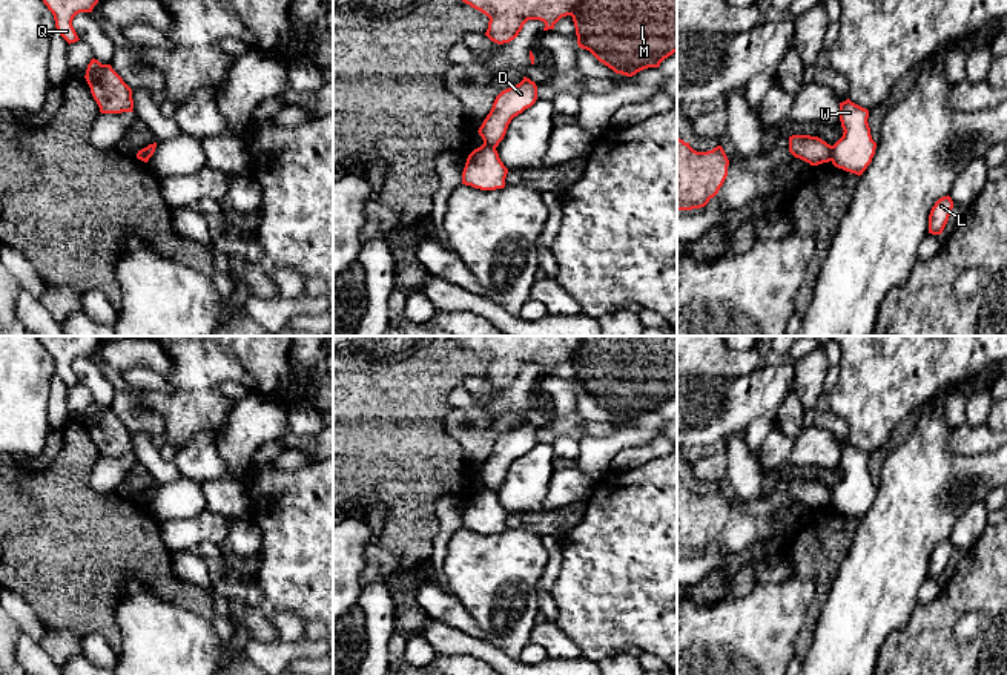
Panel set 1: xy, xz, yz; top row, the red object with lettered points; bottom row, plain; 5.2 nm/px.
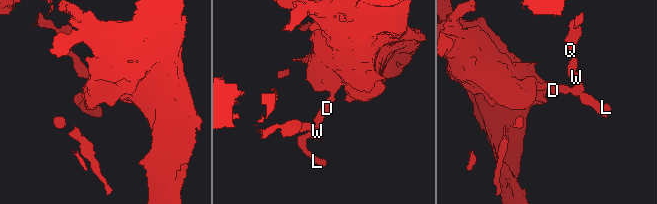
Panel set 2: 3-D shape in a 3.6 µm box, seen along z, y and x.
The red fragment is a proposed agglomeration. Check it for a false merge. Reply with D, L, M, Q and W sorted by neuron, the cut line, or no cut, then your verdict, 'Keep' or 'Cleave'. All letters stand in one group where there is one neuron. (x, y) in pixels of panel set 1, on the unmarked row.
Groups: D M / L Q W. Split along yz (832, 490), (829, 503). Cleave

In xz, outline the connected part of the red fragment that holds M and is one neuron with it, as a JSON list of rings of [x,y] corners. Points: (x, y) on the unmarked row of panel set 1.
[[[456,336],[471,351],[485,357],[488,373],[485,379],[497,387],[510,387],[522,374],[528,364],[545,367],[543,374],[554,373],[554,368],[566,359],[573,361],[577,388],[589,394],[600,407],[616,417],[632,420],[648,411],[659,411],[660,407],[677,396],[677,336]]]

